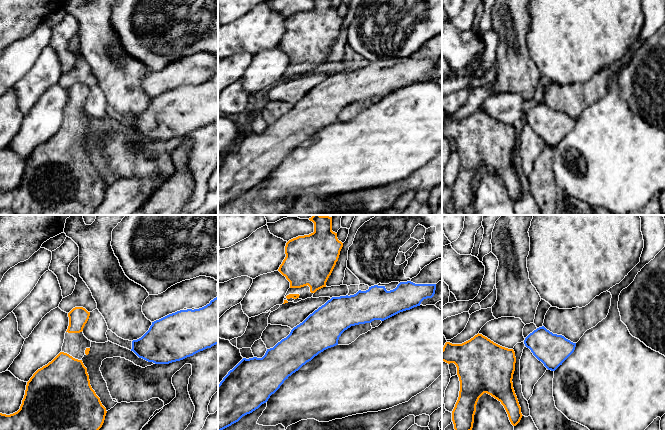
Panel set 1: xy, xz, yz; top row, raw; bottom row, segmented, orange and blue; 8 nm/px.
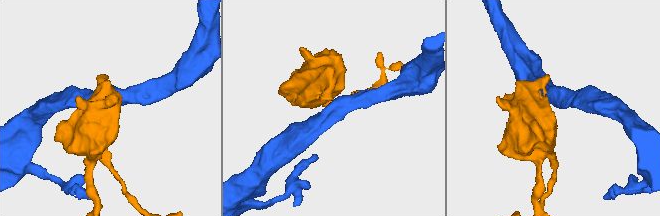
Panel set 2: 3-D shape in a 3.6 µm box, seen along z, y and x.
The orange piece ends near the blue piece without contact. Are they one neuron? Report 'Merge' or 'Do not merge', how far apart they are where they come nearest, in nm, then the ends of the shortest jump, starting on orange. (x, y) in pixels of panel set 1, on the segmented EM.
Do not merge. Distance 100 nm. Across: yz (513, 350), (525, 345)

